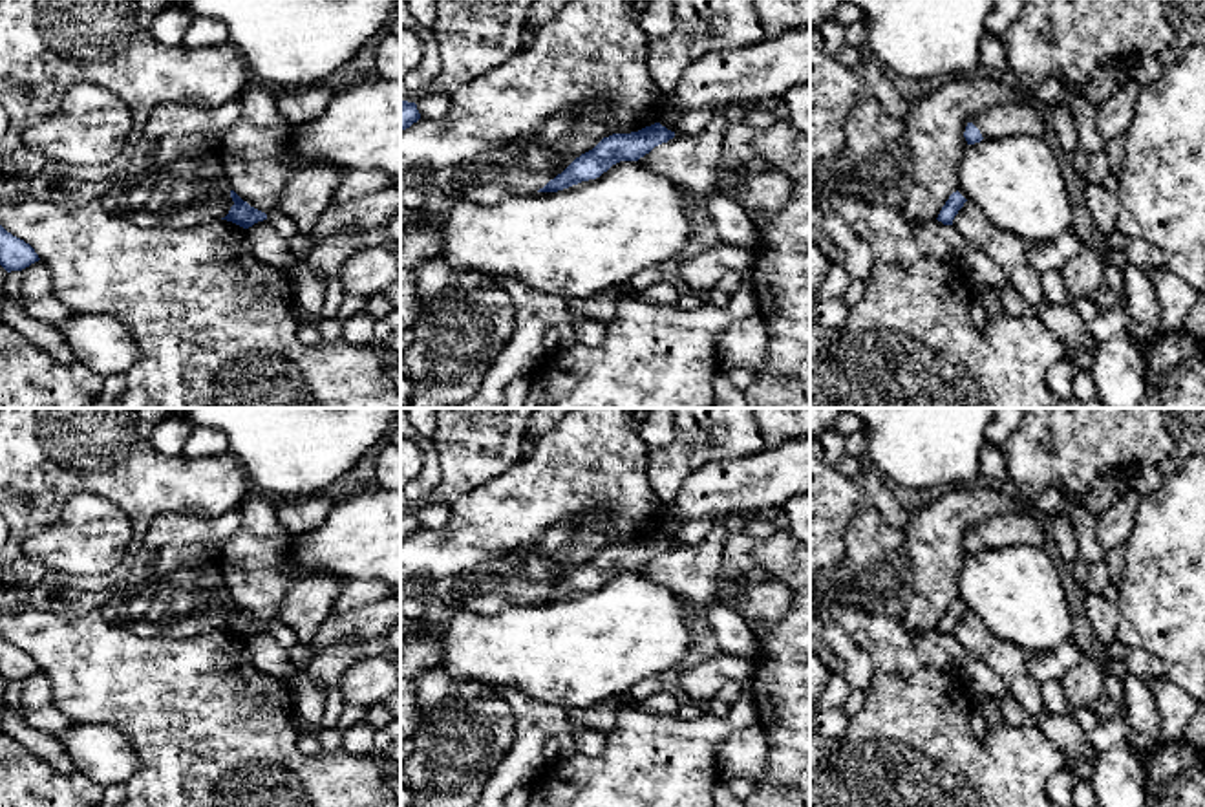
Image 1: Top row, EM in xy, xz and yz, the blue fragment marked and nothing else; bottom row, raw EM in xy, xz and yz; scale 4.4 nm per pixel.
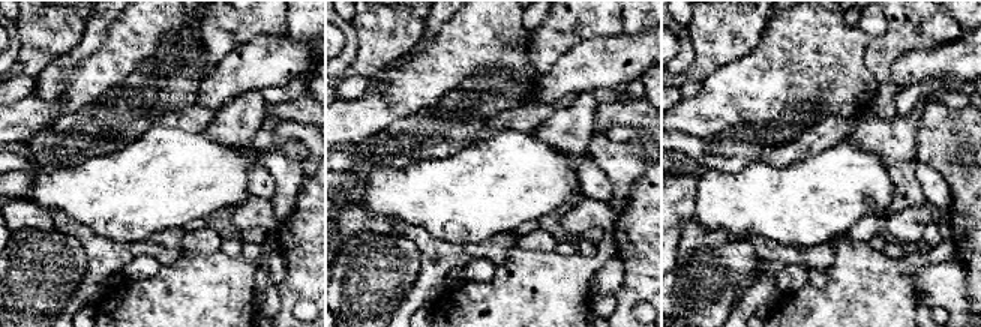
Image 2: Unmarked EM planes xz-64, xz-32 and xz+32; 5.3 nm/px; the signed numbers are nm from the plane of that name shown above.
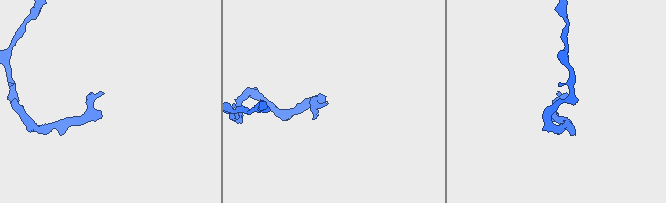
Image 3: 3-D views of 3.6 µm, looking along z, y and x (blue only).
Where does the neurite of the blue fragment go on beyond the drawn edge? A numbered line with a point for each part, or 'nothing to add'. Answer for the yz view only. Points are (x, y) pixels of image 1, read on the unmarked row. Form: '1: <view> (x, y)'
1: yz (1006, 529)

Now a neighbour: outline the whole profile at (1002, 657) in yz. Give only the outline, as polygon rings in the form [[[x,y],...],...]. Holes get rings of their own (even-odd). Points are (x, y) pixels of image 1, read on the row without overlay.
[[[971,611],[958,620],[953,637],[967,655],[1002,677],[1013,699],[1035,717],[1040,734],[1066,754],[1077,778],[1090,780],[1095,769],[1095,748],[1090,745],[1086,730],[1072,717],[1053,714],[1044,706],[1040,684],[1026,672],[1024,651],[993,635]]]

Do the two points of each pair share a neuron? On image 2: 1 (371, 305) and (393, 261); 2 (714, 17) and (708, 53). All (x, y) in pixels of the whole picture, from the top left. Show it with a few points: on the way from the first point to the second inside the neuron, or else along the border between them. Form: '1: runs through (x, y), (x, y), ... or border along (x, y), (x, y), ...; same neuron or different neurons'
1: runs through (371, 293), (371, 281), (381, 270); same neuron
2: runs through (714, 26), (714, 44); same neuron

